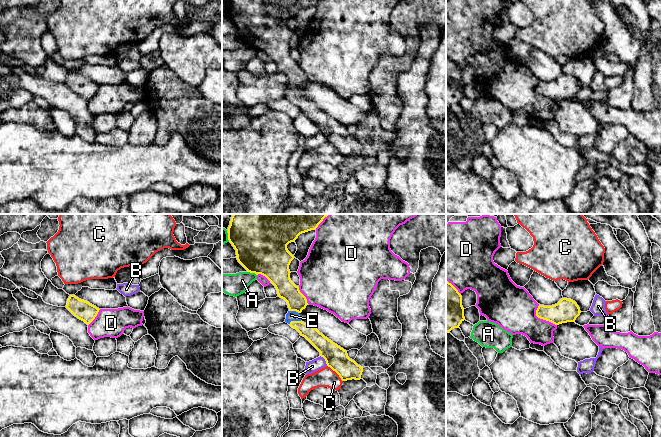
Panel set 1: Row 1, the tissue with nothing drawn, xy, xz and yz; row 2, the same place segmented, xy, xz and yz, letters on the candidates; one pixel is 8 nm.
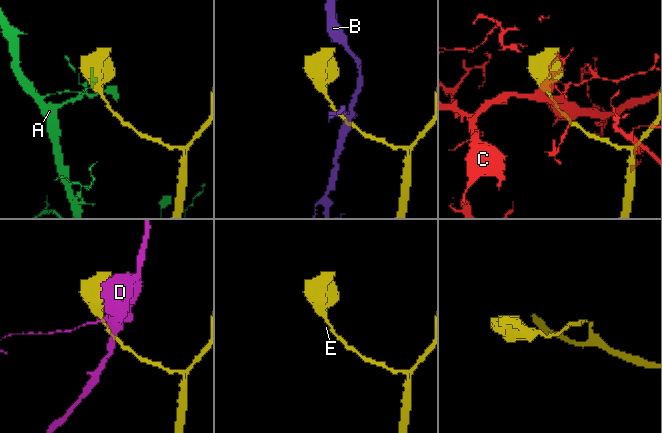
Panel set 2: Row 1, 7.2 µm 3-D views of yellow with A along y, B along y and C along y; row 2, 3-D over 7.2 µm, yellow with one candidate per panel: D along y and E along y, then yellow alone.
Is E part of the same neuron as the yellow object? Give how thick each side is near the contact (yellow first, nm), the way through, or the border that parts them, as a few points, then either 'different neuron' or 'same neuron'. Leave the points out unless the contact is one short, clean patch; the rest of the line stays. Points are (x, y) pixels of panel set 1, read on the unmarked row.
120 nm thick on the yellow side, 80 nm on the other; runs through xz (318, 116), (294, 97), (291, 91); same neuron

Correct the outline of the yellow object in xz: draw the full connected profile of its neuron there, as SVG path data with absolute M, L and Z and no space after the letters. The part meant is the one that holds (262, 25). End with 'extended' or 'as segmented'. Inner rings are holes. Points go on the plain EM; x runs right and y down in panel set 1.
M230 0L228 3L228 16L236 26L238 38L247 48L265 52L276 64L278 73L287 78L289 87L285 98L305 113L326 137L328 143L335 147L342 157L360 156L363 143L348 133L347 127L333 119L316 104L301 97L299 90L308 81L306 73L300 68L290 55L289 41L295 34L287 21L295 18L302 9L316 6L319 0Z; extended

